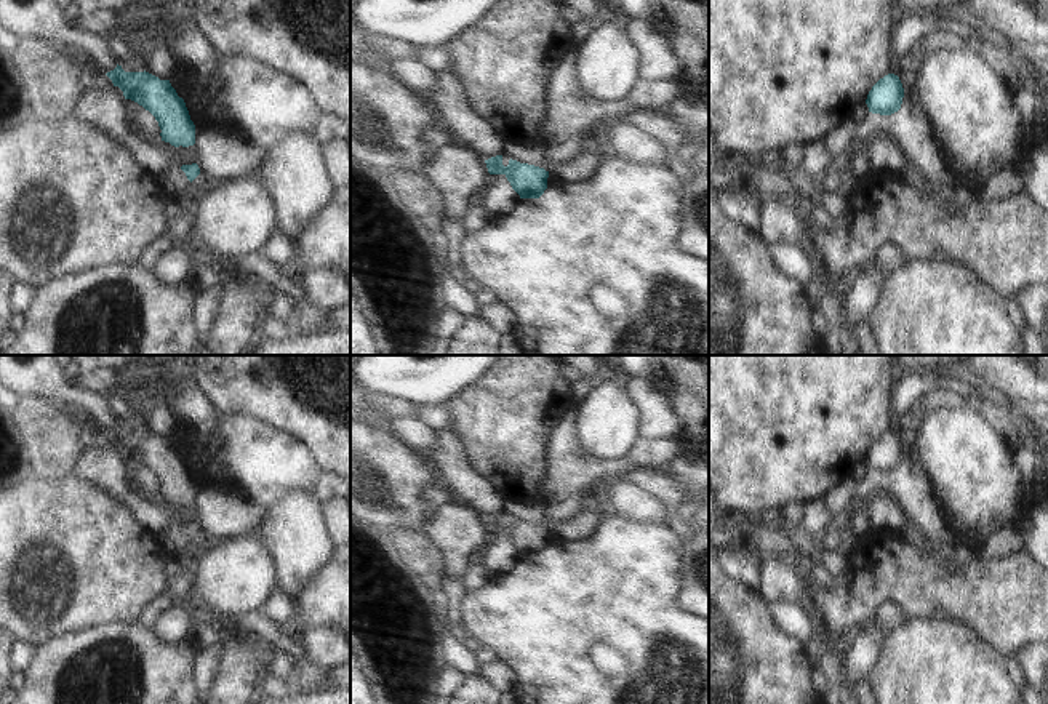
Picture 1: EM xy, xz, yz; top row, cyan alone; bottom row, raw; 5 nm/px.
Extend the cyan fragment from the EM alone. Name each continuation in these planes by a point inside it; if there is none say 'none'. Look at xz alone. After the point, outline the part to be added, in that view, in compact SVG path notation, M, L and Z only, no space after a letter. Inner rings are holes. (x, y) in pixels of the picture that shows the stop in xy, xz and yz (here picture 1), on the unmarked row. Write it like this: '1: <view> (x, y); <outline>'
none

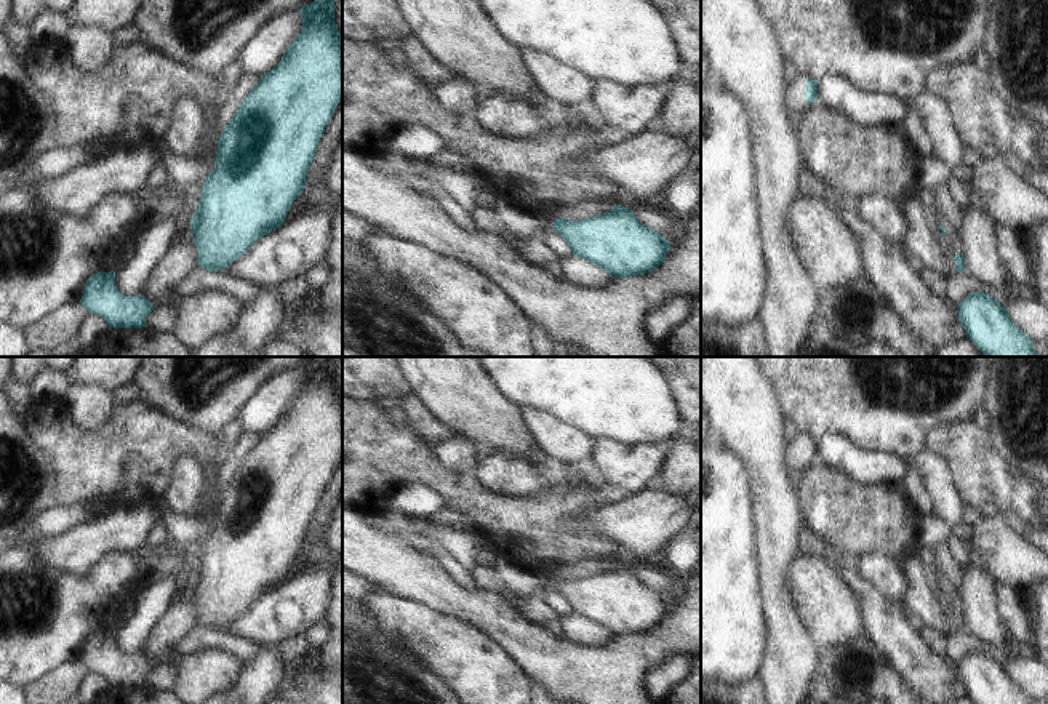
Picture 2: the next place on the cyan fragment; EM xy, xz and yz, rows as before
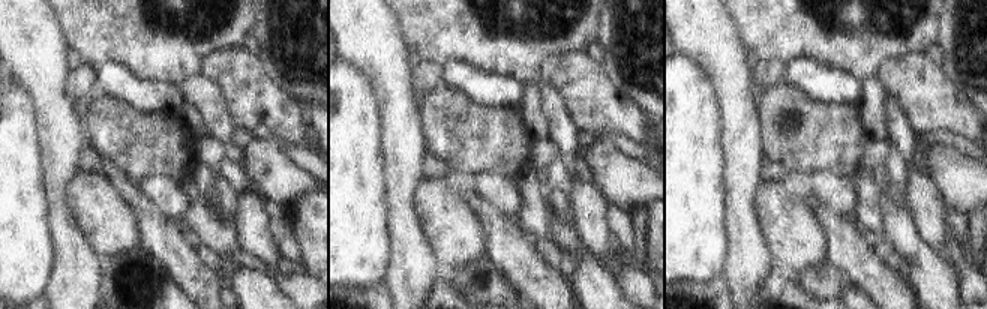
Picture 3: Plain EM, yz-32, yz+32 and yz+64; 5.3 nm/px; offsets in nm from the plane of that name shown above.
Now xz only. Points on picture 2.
1: xz (503, 575); M496 558L491 568L475 565L470 578L478 589L491 589L501 594L512 590L517 597L541 595L554 586L554 579L501 558Z

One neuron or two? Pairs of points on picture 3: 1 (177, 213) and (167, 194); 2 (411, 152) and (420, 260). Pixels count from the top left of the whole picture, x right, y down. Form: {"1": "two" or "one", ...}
{"1": "one", "2": "one"}

